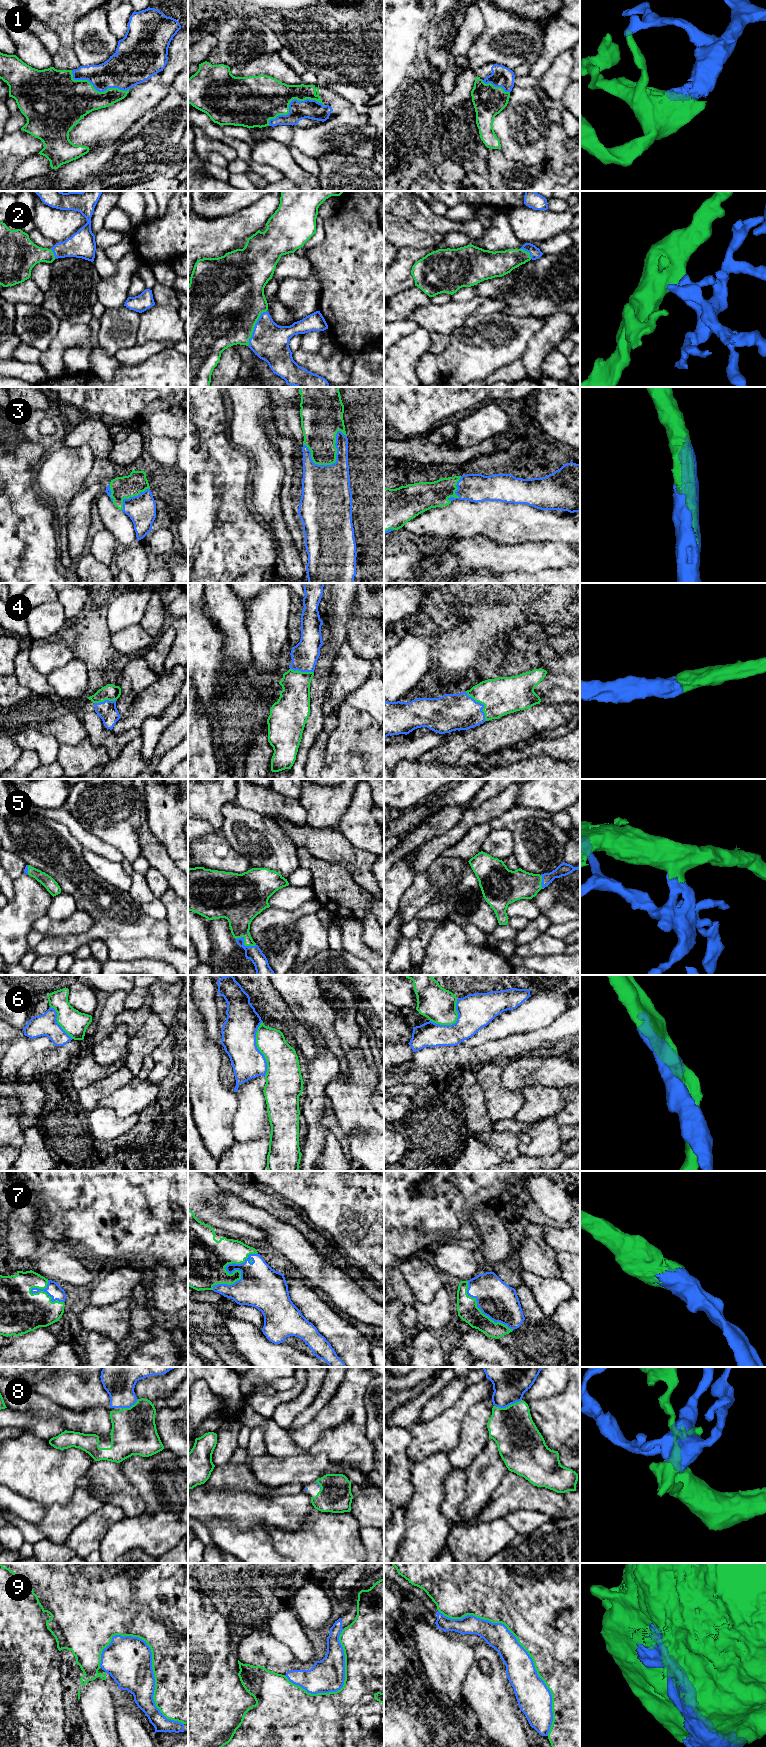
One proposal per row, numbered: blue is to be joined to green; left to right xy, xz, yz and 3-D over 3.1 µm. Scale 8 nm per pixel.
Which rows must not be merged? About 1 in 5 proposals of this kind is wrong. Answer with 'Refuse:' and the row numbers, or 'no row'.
Refuse: 6, 9

